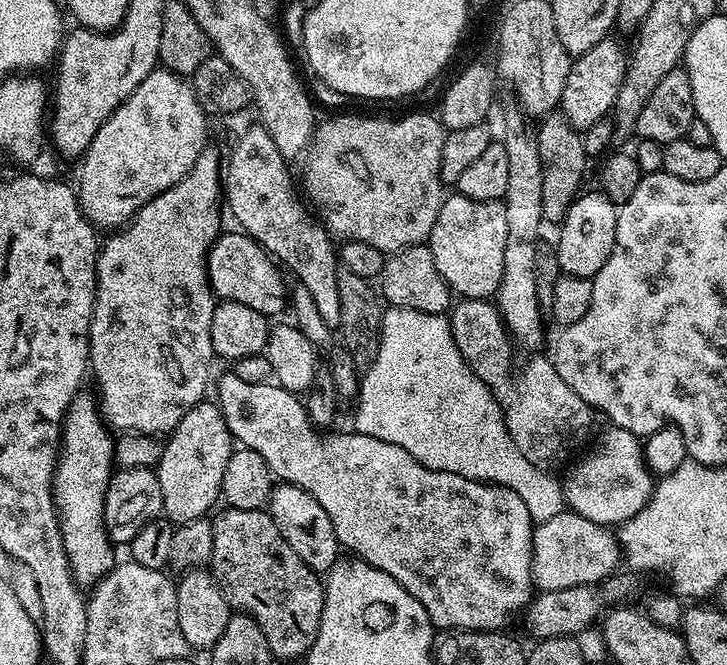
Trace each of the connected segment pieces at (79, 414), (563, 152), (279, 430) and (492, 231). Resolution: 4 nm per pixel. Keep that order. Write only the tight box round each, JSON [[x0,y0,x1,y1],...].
[[52,392,118,586],[535,112,590,221],[215,376,534,632],[426,194,506,300]]

